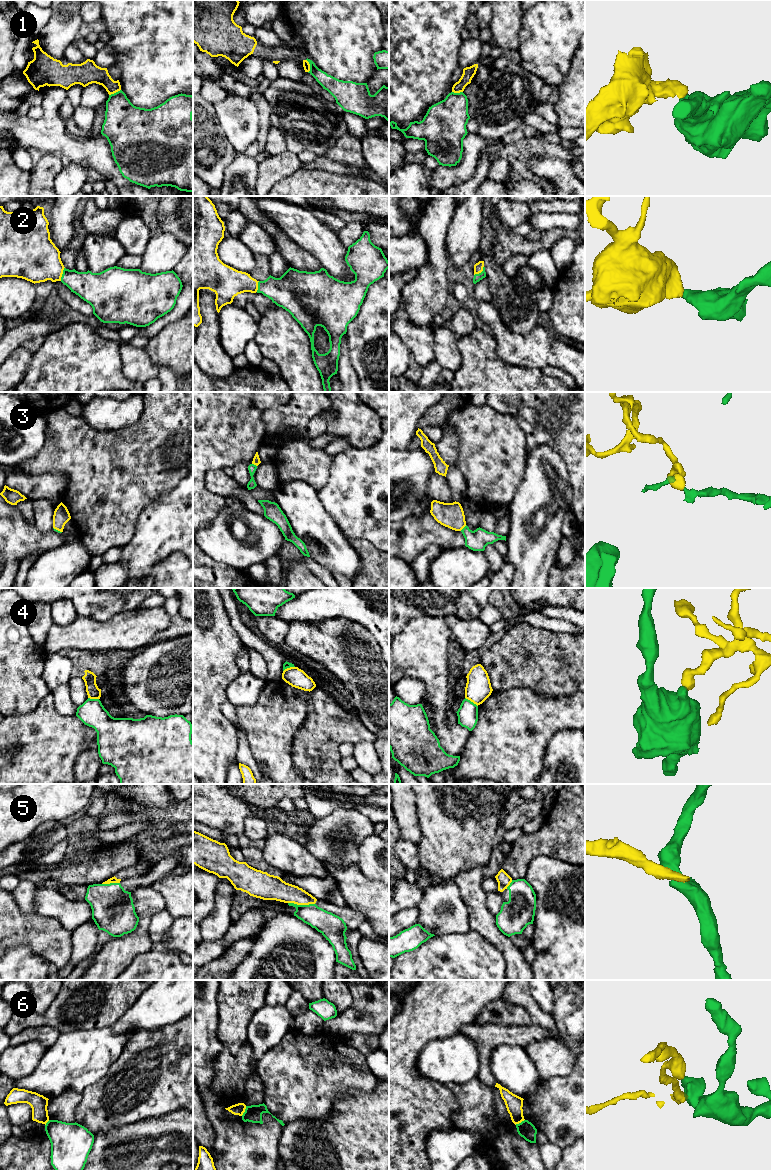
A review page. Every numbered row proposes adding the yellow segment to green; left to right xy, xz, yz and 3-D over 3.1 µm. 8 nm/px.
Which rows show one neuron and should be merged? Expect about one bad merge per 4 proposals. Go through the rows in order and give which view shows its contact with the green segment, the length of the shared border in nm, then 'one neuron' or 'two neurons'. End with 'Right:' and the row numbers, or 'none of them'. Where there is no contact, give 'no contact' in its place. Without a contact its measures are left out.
1: xz | 110 nm | two neurons
2: xy | 120 nm | one neuron
3: yz | 70 nm | one neuron
4: yz | 130 nm | two neurons
5: xz | 220 nm | one neuron
6: xz | 90 nm | two neurons
Right: 2, 3, 5

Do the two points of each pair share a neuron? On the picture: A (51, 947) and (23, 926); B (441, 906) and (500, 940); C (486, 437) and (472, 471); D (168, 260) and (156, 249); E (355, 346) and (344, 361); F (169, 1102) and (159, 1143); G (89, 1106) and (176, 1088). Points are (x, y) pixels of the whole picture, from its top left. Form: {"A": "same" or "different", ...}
{"A": "same", "B": "different", "C": "same", "D": "same", "E": "different", "F": "different", "G": "same"}

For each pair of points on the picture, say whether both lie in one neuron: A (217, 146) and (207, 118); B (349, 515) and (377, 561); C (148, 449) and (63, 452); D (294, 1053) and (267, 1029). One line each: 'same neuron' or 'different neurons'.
A: same neuron
B: different neurons
C: same neuron
D: different neurons

